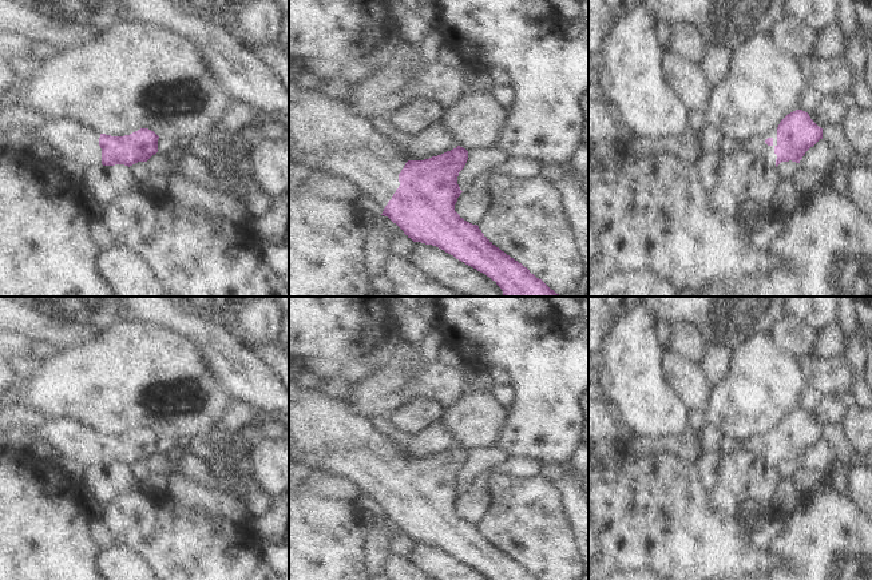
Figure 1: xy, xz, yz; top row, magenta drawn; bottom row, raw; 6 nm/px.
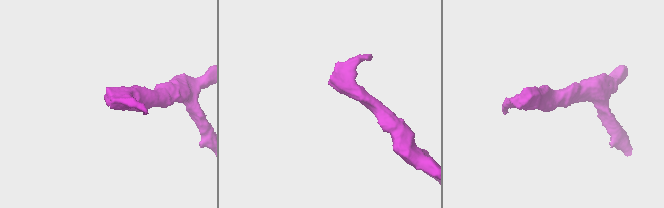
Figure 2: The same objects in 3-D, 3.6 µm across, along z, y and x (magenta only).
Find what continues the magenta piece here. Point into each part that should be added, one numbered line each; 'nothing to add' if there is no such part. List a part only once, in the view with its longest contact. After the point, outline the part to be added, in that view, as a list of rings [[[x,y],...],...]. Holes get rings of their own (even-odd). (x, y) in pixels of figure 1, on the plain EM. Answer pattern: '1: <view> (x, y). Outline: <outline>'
1: yz (756, 445). Outline: [[[777,428],[769,432],[740,441],[740,450],[752,453],[760,457],[764,464],[776,466],[777,454],[774,446],[777,445]]]

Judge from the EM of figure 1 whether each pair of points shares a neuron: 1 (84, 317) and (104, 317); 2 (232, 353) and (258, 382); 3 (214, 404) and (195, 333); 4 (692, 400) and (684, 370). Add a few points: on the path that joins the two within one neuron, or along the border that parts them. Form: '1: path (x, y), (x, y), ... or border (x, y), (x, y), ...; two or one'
1: path (90, 317), (99, 317); one
2: path (236, 360), (252, 376); one
3: border (174, 330), (187, 337), (198, 348), (215, 376); two
4: path (692, 393), (692, 385), (685, 377); one

